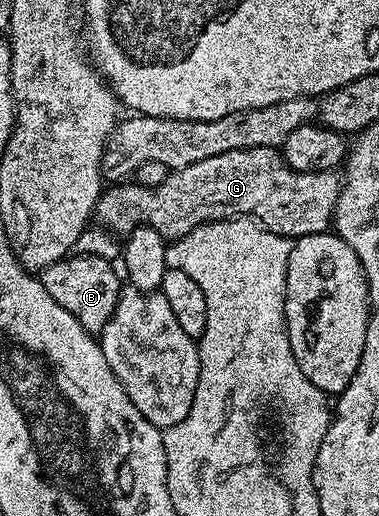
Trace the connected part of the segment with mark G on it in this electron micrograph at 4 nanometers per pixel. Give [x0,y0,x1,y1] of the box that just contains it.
[94,147,342,241]

